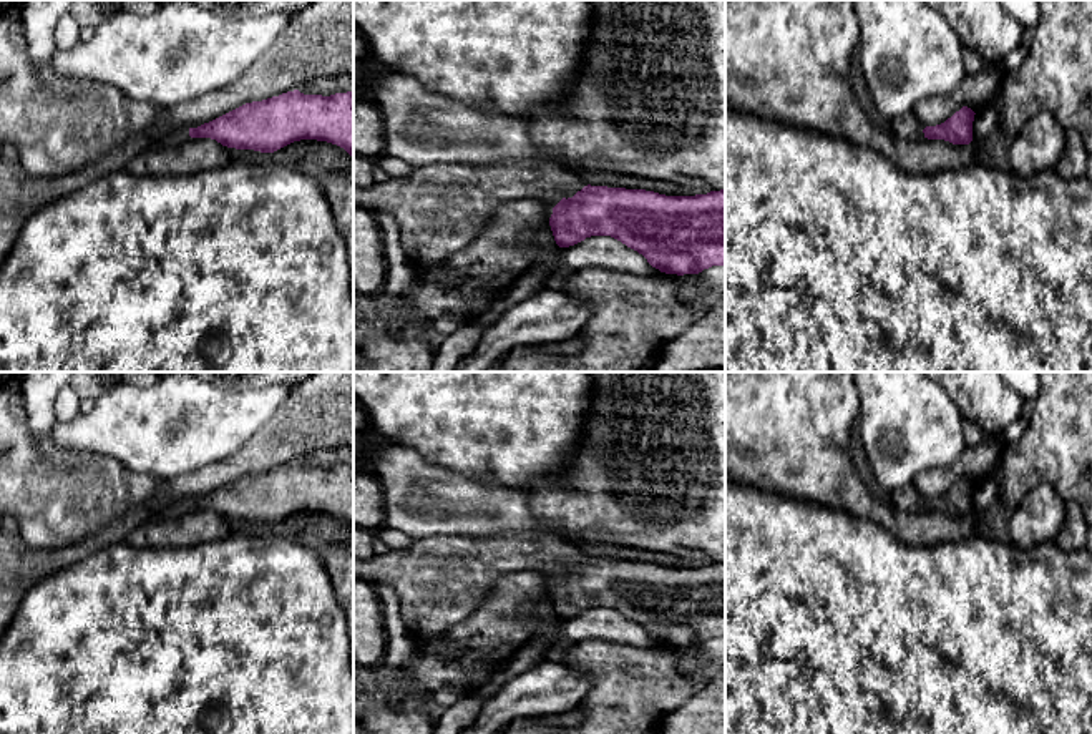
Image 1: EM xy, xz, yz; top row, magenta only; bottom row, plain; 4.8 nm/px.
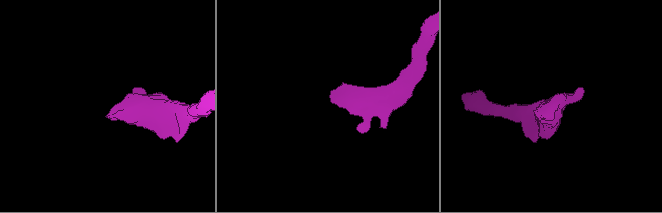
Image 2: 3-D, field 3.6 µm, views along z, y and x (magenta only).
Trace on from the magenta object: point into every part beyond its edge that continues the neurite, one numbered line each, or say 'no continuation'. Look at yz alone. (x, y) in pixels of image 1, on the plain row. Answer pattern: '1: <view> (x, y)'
1: yz (906, 499)

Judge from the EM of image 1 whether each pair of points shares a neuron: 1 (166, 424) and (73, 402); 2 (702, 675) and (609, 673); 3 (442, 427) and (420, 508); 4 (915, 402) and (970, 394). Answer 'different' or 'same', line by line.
1: different
2: same
3: different
4: different

